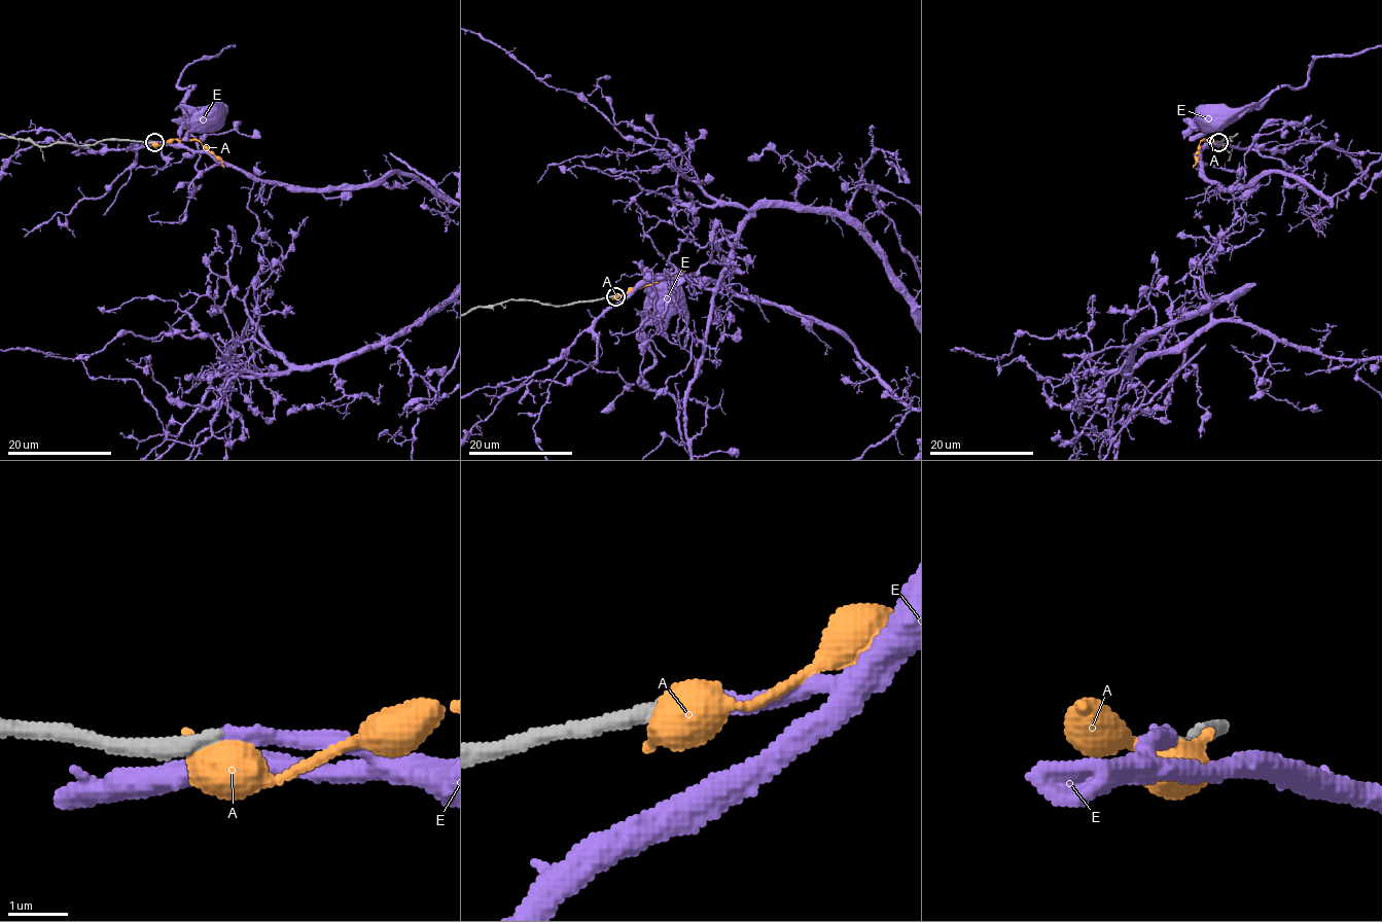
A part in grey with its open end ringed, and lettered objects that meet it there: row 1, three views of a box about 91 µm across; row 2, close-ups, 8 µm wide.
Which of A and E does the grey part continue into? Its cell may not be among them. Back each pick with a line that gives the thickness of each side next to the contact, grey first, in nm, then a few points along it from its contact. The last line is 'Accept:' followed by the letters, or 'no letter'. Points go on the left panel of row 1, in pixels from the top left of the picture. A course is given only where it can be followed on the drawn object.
E: 320 nm thick on the grey side, 280 nm on the other
Accept: E

